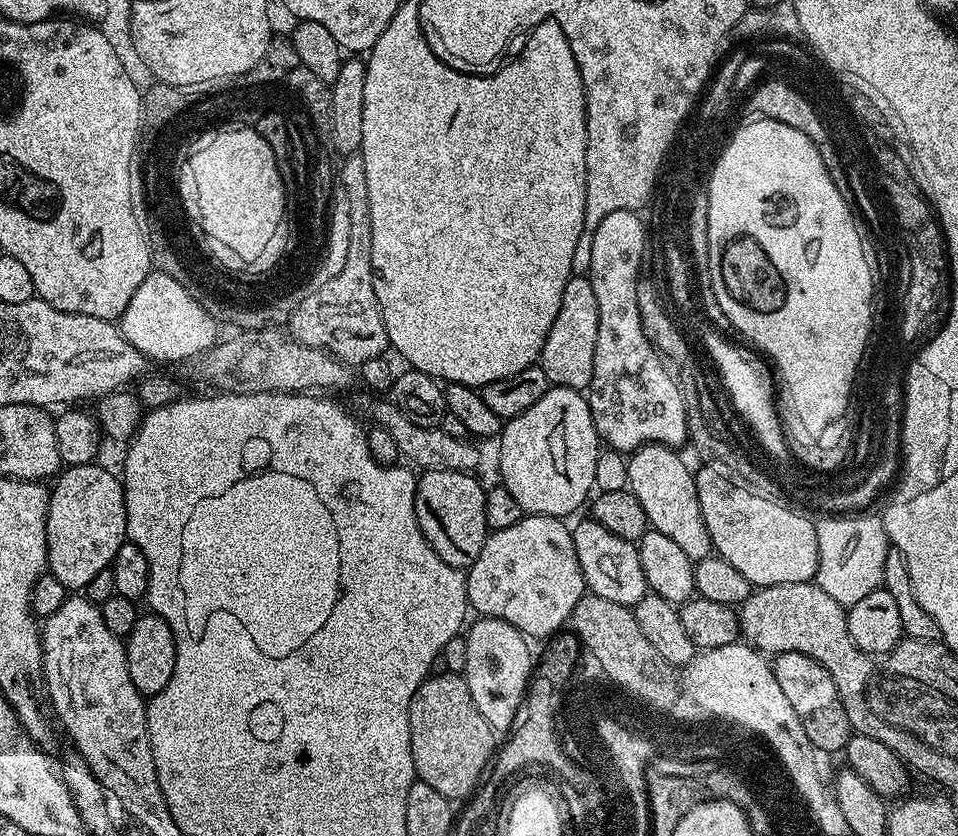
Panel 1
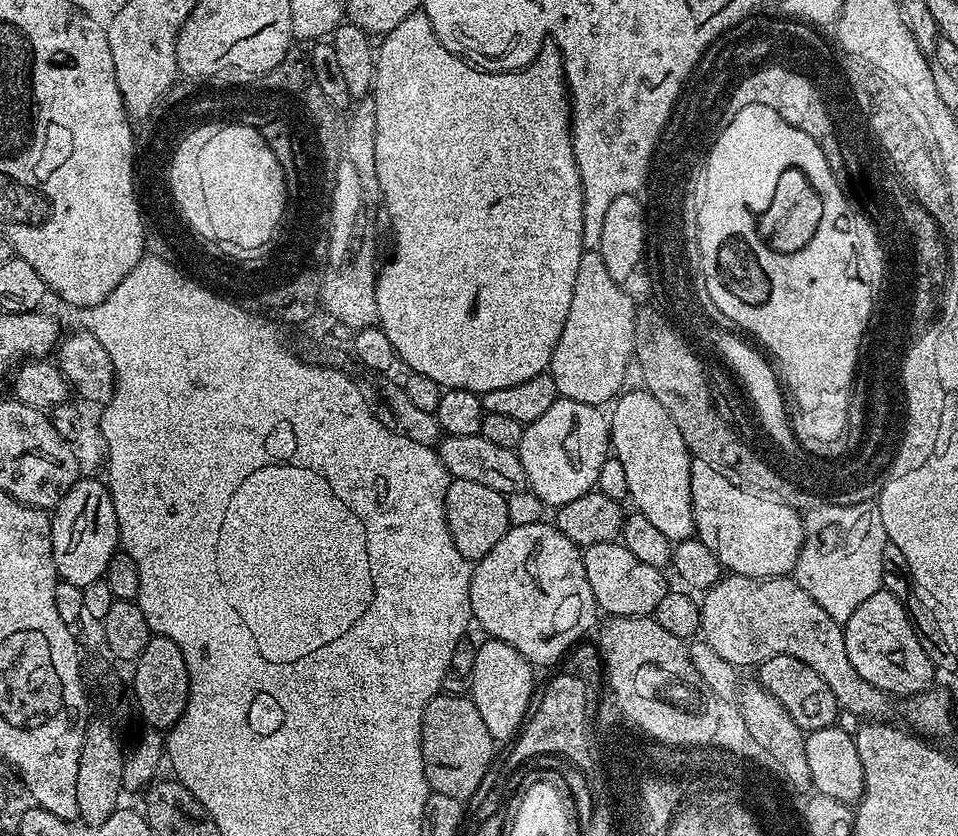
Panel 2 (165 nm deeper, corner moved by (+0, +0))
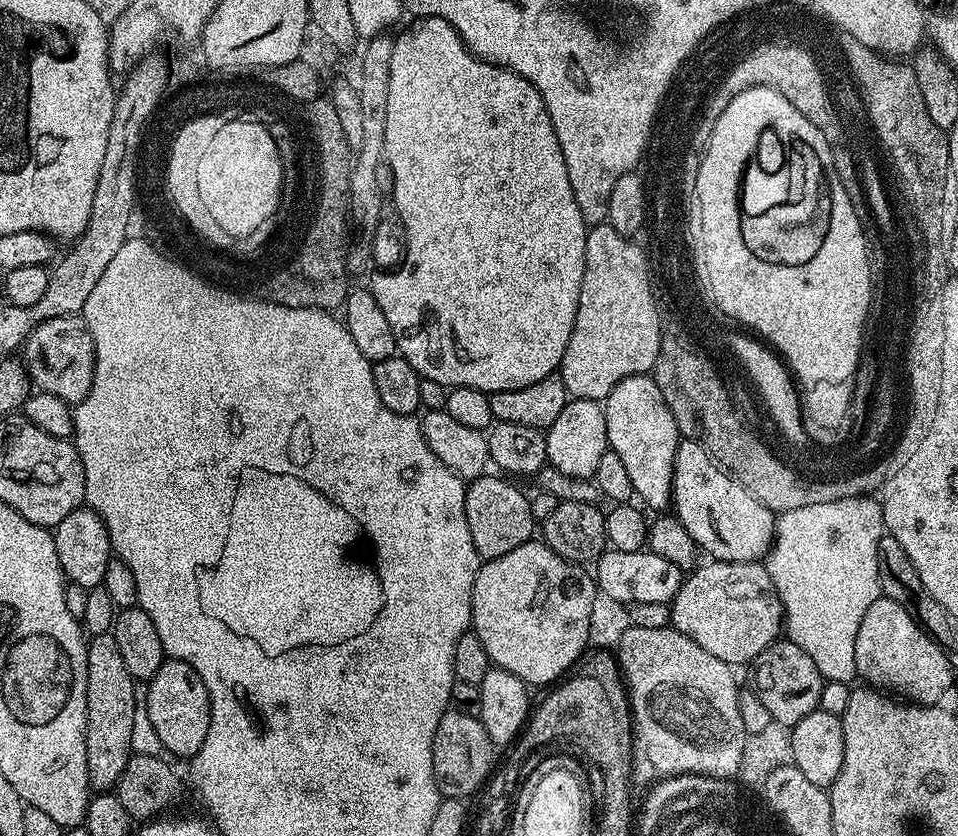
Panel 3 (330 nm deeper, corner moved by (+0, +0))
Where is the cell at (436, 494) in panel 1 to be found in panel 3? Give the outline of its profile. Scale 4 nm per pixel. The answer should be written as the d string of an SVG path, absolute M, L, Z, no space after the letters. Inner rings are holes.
M500 474L492 475L479 476L464 490L466 522L470 525L470 538L474 538L474 550L478 550L481 561L502 558L502 554L510 554L514 546L522 546L534 536L529 497L524 496L522 489L515 488L511 479Z

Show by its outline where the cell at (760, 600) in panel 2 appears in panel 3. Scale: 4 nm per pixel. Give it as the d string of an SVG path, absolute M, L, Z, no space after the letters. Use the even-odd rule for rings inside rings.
M712 560L707 563L701 563L685 575L670 605L671 627L698 642L714 658L722 658L722 662L751 665L762 650L782 636L784 607L774 590L774 582L767 567L760 562Z

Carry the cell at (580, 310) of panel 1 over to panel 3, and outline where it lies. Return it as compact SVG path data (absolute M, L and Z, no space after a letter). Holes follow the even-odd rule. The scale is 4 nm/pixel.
M607 222L588 228L578 314L574 318L570 342L566 342L566 354L562 354L558 369L571 399L602 402L610 390L622 382L622 378L651 373L656 366L660 349L659 311L652 309L652 296L648 296L649 275L644 270L644 263L647 262L645 249L636 245L636 242L635 239L618 234L618 230L614 230Z

